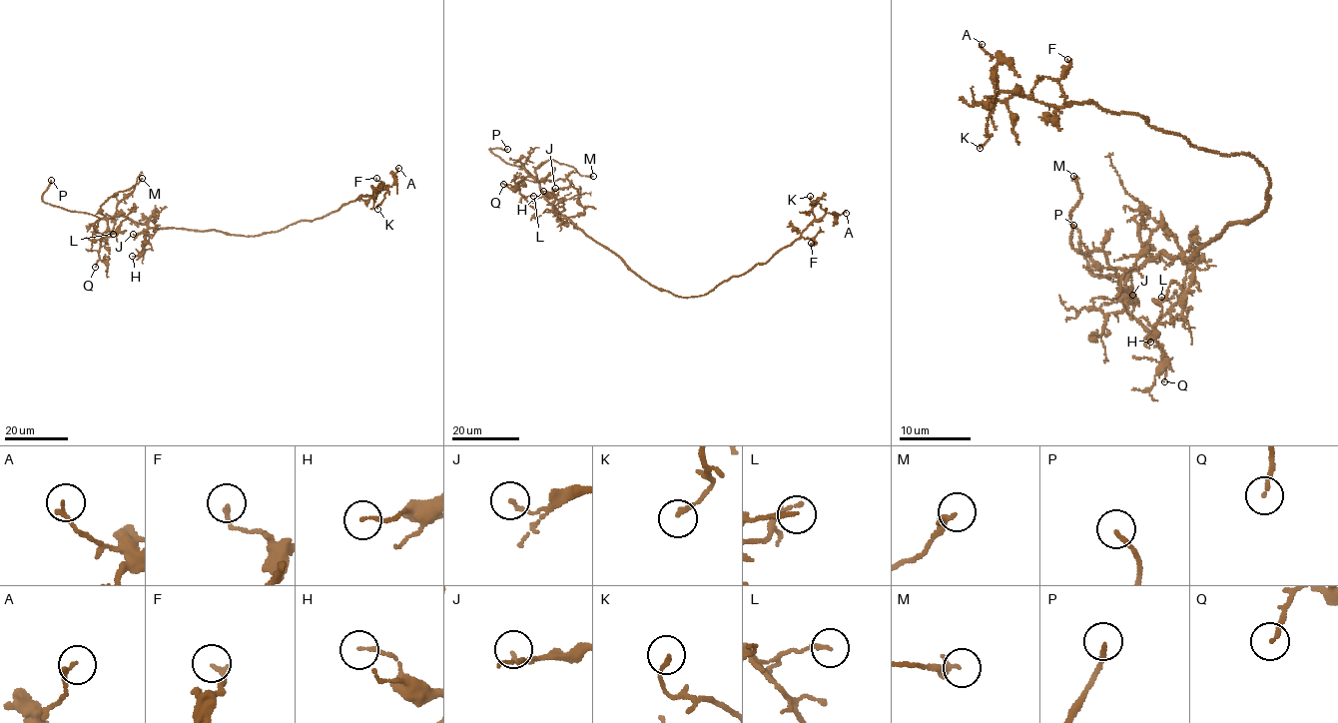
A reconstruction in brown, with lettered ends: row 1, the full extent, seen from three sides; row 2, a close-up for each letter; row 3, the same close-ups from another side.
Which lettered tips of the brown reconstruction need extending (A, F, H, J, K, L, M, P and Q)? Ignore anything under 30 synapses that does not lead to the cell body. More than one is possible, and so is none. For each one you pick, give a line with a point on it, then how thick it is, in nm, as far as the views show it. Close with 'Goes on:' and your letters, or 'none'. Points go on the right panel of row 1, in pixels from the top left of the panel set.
P: at (1073, 225); 180 nm thick
Goes on: P

